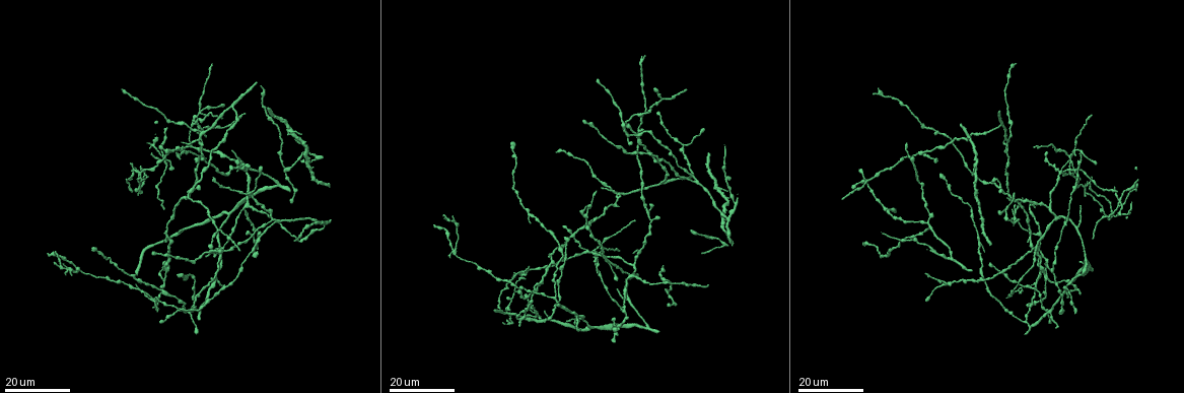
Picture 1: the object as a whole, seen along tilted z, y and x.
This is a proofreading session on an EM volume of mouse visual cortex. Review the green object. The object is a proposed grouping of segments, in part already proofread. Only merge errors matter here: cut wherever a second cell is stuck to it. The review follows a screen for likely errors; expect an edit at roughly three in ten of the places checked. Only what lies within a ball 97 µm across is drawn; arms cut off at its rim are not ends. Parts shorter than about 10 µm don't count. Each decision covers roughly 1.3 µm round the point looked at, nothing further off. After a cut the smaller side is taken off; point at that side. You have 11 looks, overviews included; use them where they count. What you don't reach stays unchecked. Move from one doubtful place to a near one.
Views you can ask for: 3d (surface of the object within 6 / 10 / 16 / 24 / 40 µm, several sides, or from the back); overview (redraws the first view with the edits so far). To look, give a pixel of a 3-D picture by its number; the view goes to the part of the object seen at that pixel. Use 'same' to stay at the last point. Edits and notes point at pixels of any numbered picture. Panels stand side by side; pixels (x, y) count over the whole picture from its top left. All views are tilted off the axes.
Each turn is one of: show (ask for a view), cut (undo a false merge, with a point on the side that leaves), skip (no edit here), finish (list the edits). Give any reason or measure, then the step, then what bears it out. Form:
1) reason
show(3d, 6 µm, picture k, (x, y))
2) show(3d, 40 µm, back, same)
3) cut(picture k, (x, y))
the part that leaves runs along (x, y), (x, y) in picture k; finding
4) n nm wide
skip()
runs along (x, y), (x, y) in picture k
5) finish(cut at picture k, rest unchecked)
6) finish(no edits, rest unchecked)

four or more arms meet
show(3d, 24 µm, picture 1, (1045, 280))

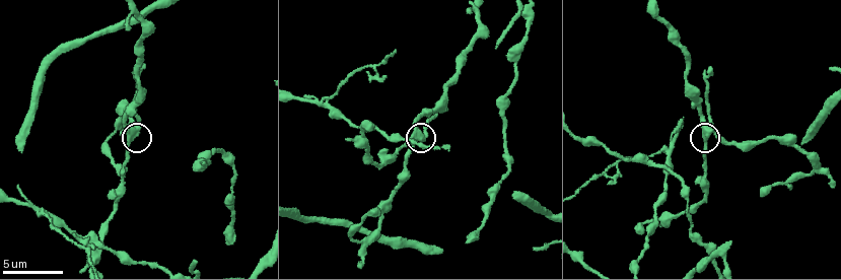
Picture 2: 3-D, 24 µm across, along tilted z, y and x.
show(3d, 10 µm, picture 2, (710, 129))

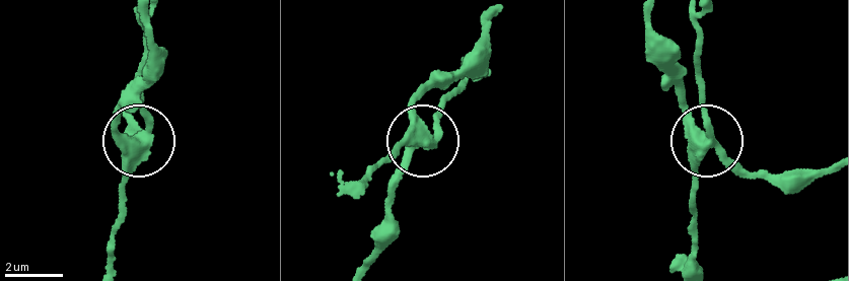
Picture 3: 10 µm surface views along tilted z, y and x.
skip()
all the same cell

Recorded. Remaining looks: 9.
four or more arms meet
show(3d, 16 µm, picture 1, (137, 174))

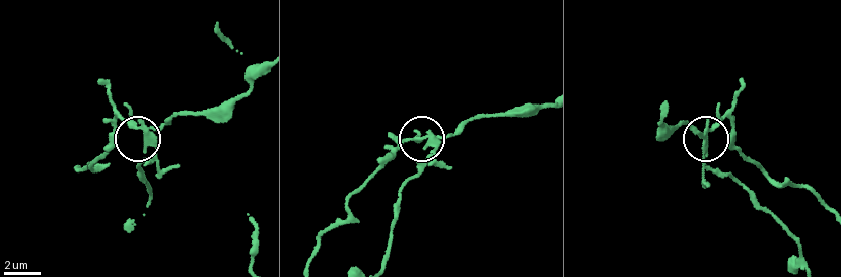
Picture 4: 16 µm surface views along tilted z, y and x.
closer look
show(3d, 10 µm, picture 4, (145, 131))

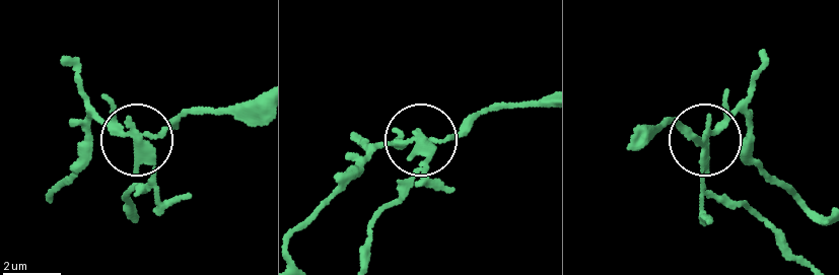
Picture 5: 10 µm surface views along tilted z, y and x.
4 arms
cut(picture 5, (155, 175))
two cells meet here

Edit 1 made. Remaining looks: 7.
four arms meet
show(3d, 16 µm, picture 1, (1075, 151))

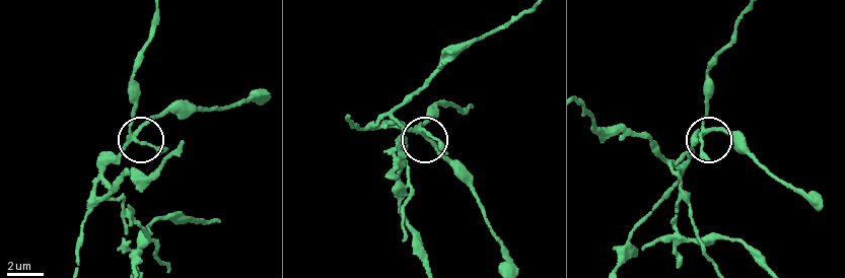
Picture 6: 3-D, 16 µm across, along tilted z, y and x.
show(3d, 6 µm, picture 6, (709, 131))

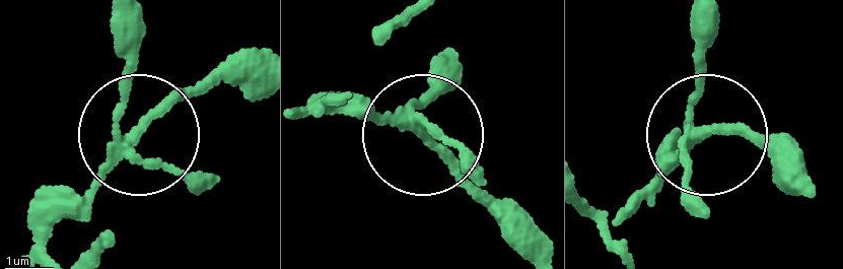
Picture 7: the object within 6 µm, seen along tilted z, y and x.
skip()
runs along (34, 257), (48, 223), (157, 114), (257, 78) in picture 7; all the same cell

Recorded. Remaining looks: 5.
sudden change in width
show(3d, 24 µm, picture 1, (226, 157))

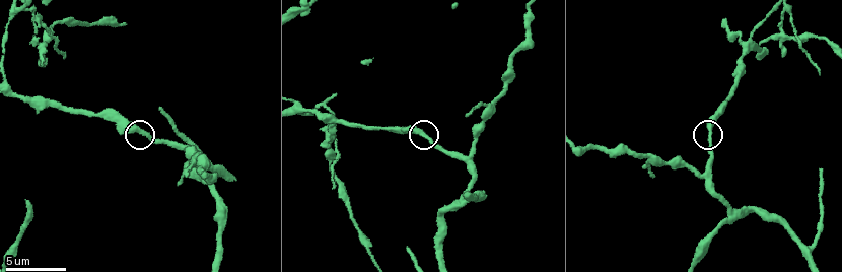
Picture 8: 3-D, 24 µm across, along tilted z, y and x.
show(3d, 6 µm, picture 8, (708, 126))

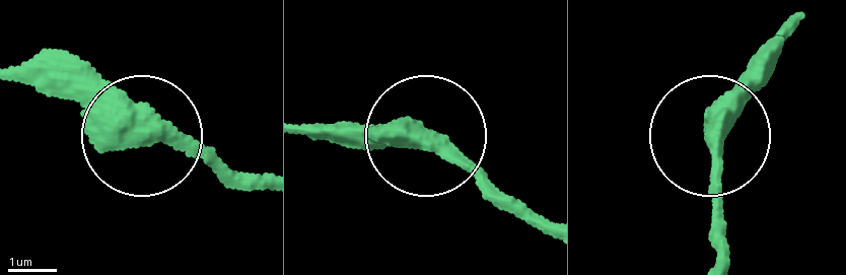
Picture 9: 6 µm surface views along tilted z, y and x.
skip()
runs along (546, 227), (412, 135), (303, 126) in picture 9; continuous, no second cell

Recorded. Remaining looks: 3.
looks like a crossing
show(3d, 6 µm, picture 8, (748, 43))

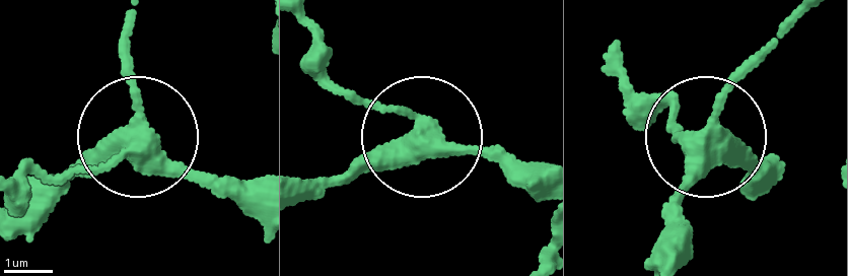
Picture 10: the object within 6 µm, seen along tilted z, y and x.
skip()
runs along (539, 184), (426, 134), (298, 188) in picture 10; one cell here

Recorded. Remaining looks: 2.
sudden change in width
show(3d, 16 µm, picture 1, (201, 138))

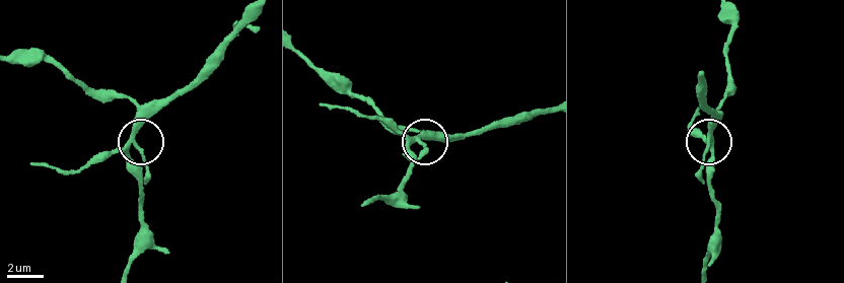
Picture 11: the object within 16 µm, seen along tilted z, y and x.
closer look
show(3d, 6 µm, picture 11, (421, 138))

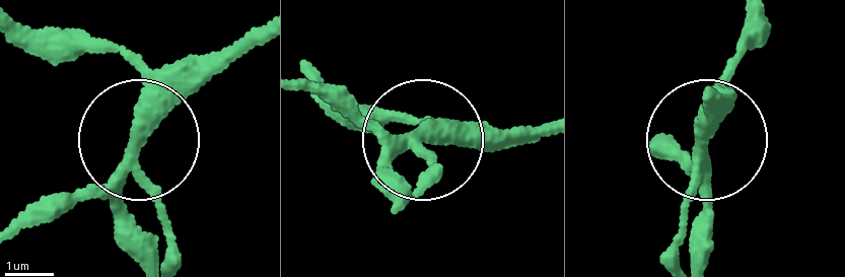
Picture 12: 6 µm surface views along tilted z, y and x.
270 nm wide
skip()
runs along (396, 196), (392, 161), (404, 139), (481, 132), (520, 143) in picture 12; continuous, no second cell

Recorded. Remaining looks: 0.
finish(cut at picture 5, rest unchecked)

